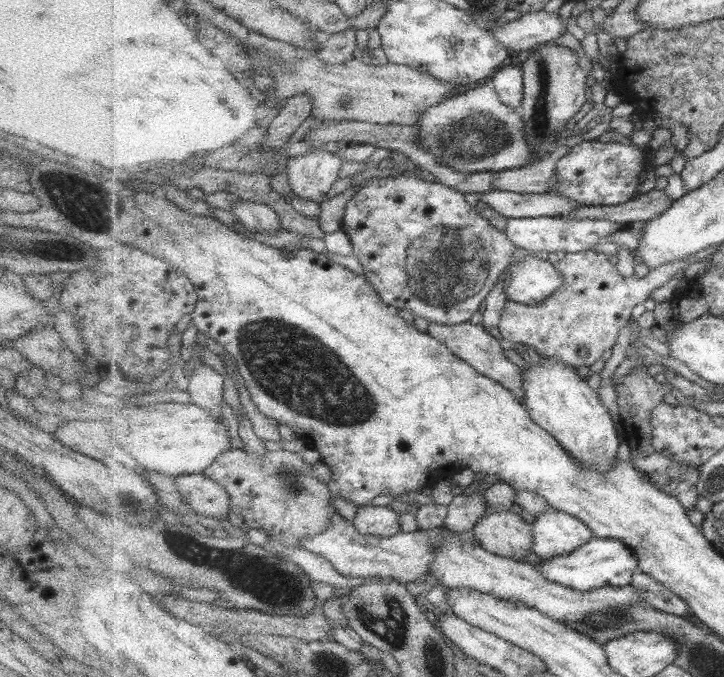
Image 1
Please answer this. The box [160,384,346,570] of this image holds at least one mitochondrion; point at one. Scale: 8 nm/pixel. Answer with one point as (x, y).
(293, 482)

